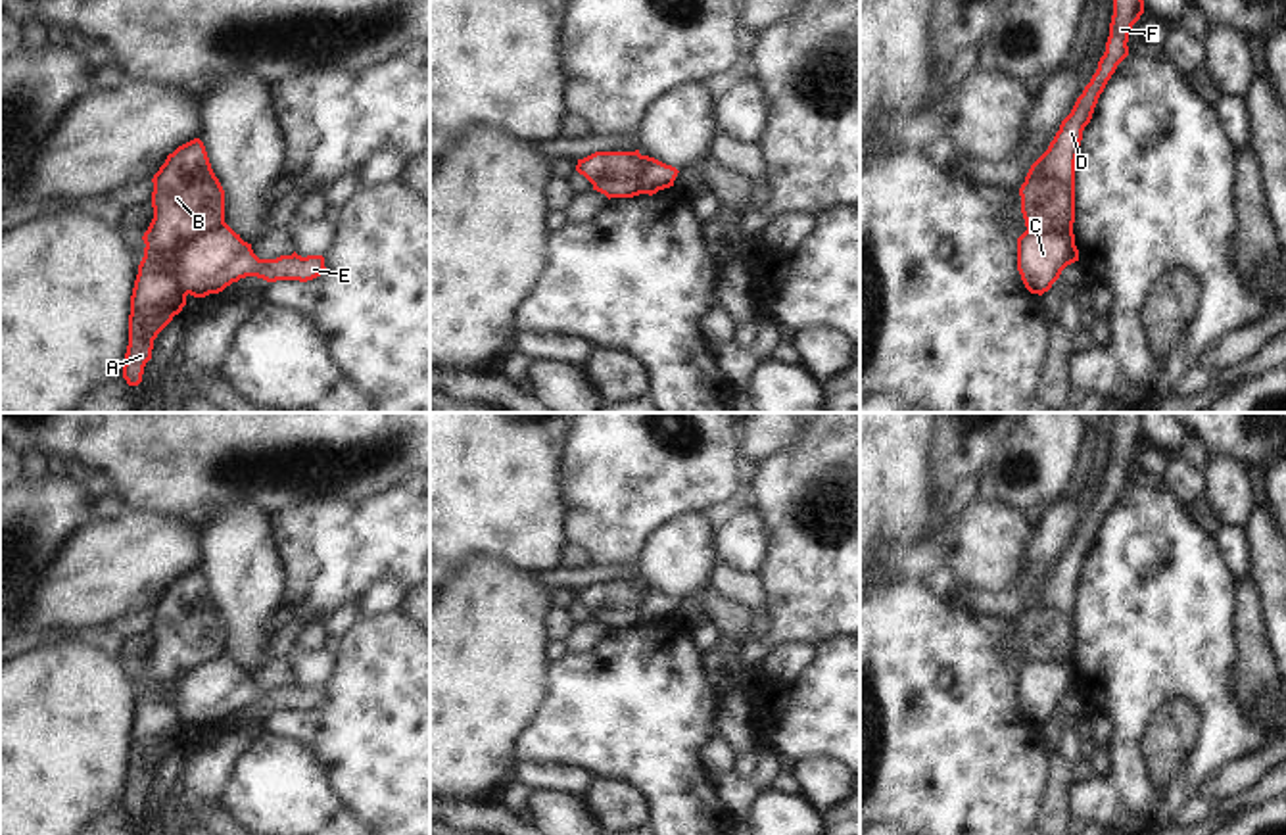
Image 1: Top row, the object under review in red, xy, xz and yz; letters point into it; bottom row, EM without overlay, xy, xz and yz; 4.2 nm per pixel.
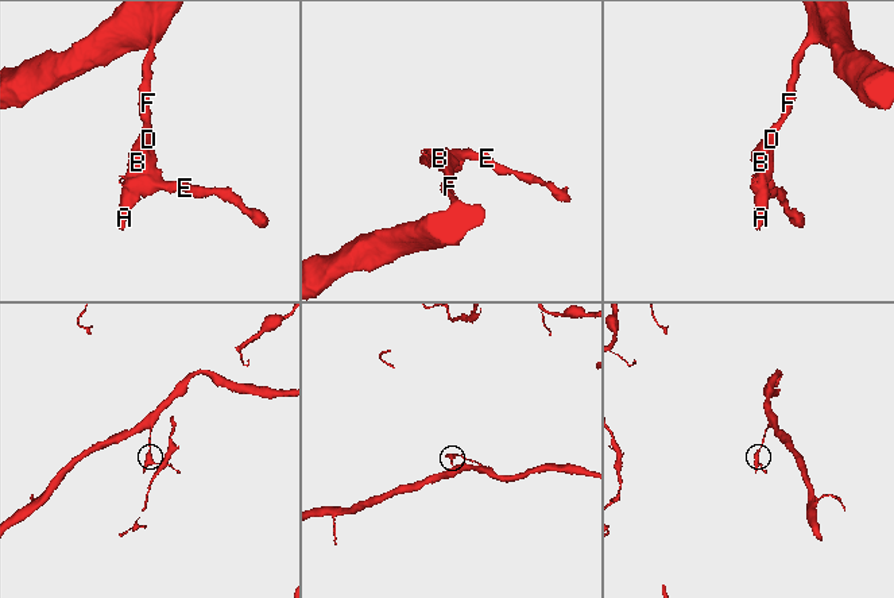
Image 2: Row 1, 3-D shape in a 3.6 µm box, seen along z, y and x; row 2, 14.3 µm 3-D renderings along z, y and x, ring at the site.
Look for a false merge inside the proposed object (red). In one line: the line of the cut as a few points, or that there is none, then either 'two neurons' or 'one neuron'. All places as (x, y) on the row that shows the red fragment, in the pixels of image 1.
cut in xy along (223, 221), (183, 242), (169, 258), (169, 275), (177, 292); two neurons

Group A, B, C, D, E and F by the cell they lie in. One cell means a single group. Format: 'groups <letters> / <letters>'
groups A B D F / C E

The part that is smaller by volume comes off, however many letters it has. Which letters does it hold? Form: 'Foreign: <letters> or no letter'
Foreign: C, E

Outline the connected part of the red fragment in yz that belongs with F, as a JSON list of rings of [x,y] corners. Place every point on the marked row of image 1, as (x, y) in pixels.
[[[1113,0],[1113,15],[1106,52],[1098,69],[1071,113],[1061,121],[1060,131],[1048,150],[1031,165],[1019,188],[1021,213],[1027,230],[1073,230],[1075,223],[1075,161],[1083,140],[1083,131],[1090,123],[1100,94],[1129,56],[1129,33],[1144,13],[1144,0]]]

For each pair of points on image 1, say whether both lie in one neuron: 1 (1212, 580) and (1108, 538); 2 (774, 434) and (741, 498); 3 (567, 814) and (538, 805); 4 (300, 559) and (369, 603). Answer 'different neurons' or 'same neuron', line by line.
1: same neuron
2: same neuron
3: same neuron
4: different neurons

